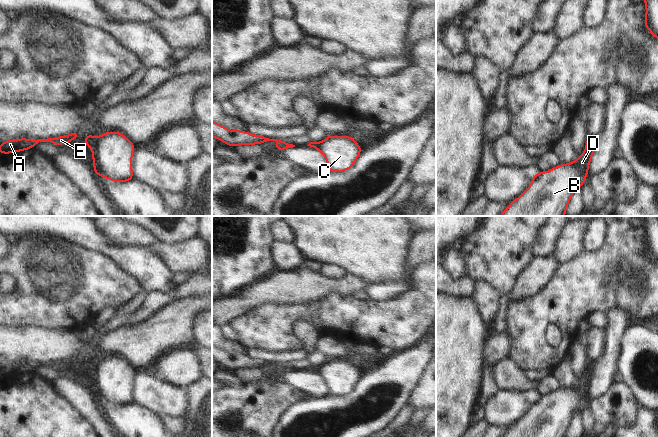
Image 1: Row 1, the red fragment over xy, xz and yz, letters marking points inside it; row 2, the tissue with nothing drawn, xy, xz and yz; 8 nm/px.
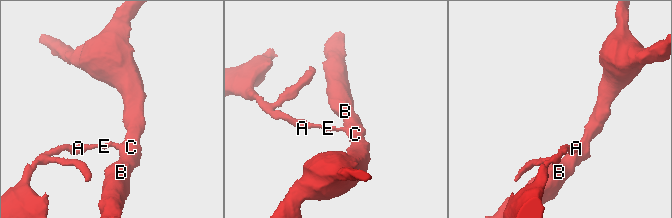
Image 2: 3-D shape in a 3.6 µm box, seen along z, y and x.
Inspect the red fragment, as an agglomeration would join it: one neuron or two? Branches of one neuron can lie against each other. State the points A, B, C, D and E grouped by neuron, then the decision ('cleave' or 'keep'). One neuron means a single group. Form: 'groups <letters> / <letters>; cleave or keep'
groups A E / B C D; cleave

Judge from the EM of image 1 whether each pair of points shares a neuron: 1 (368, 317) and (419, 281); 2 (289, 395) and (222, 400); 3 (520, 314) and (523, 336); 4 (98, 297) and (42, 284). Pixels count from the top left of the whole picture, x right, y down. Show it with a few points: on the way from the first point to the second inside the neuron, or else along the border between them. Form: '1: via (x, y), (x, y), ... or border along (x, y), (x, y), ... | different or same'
1: via (382, 317), (390, 317), (412, 295) | same
2: via (272, 395), (251, 394), (244, 400), (239, 400) | same
3: via (524, 319), (524, 331) | same
4: via (84, 286), (56, 285) | same

